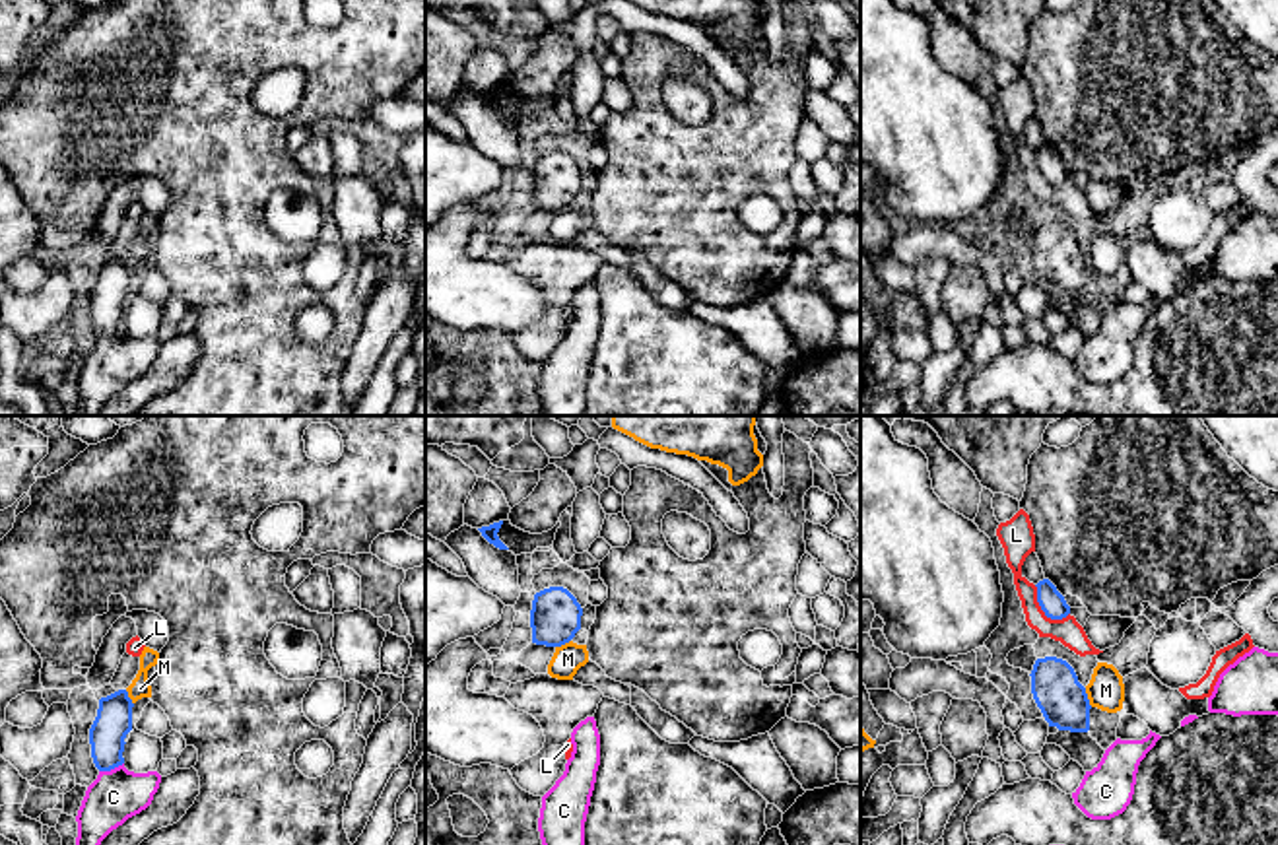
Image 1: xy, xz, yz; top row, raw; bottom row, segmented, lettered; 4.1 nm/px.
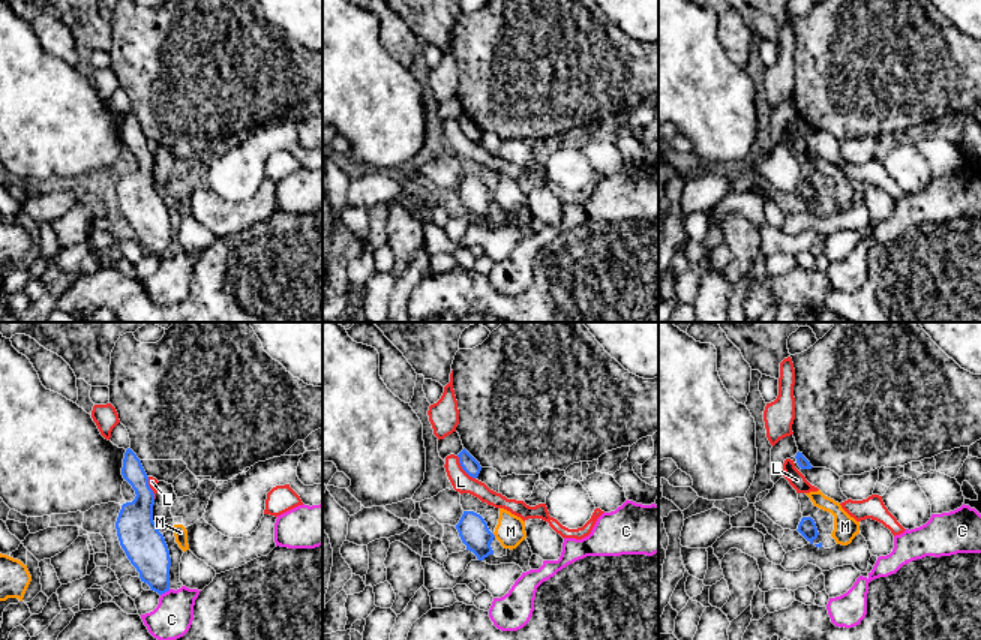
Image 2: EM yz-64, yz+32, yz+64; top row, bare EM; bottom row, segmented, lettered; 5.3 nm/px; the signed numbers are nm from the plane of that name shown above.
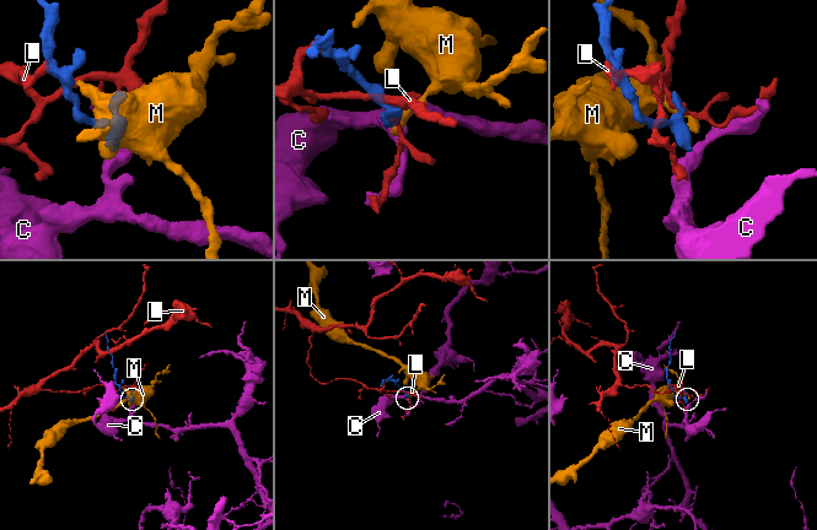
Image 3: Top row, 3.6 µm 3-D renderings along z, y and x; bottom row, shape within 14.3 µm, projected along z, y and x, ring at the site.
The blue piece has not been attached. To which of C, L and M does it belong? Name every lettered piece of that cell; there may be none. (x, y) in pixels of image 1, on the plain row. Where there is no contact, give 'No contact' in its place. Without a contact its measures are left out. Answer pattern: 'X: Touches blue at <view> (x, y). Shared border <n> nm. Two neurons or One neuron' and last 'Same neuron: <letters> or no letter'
C: Touches blue at xy (111, 333). Shared border 110 nm. One neuron
L: Touches blue at yz (1043, 175). Shared border 200 nm. Two neurons
M: Touches blue at yz (1086, 263). Shared border 90 nm. Two neurons
Same neuron: C

